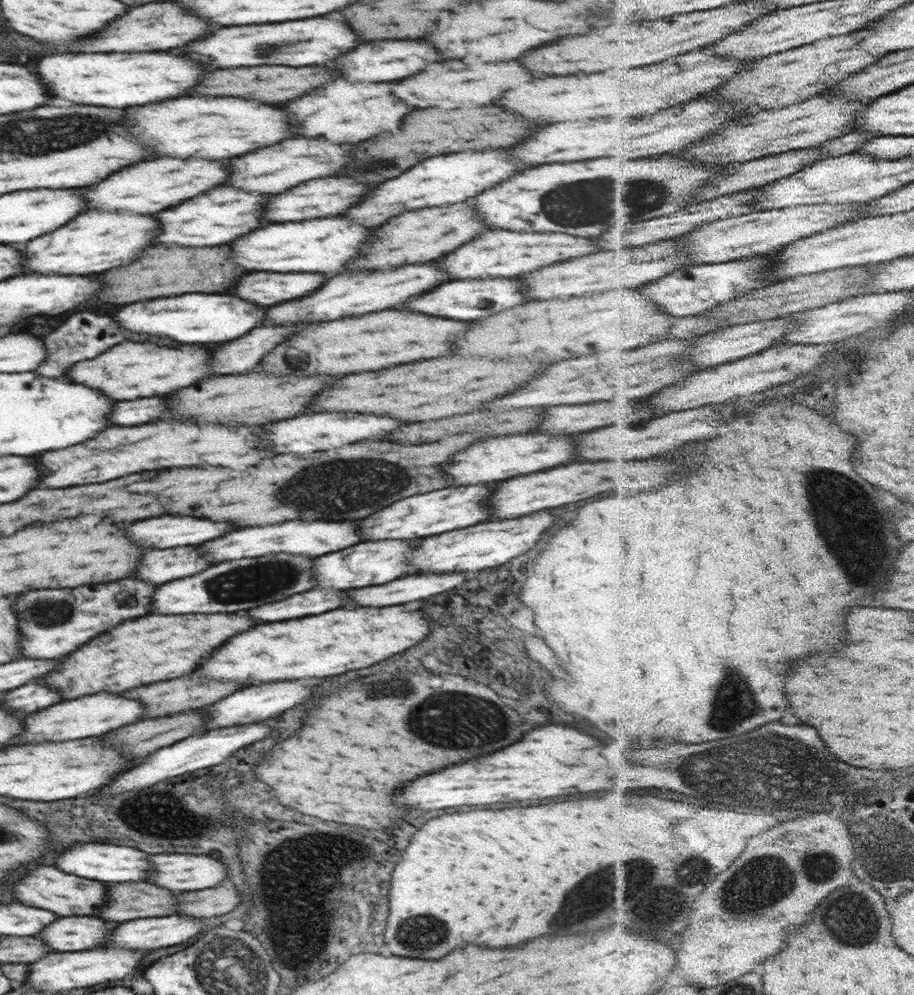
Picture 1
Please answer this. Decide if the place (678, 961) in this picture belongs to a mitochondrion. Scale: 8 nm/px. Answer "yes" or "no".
no

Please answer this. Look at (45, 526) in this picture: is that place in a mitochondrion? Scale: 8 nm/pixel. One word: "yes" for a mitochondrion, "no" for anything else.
no

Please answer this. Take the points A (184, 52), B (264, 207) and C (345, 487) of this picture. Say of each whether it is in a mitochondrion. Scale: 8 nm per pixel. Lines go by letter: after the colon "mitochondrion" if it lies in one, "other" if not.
A: other
B: other
C: mitochondrion

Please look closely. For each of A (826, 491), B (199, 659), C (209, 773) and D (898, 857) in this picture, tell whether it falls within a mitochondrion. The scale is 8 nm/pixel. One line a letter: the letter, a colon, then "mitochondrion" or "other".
A: mitochondrion
B: other
C: other
D: mitochondrion

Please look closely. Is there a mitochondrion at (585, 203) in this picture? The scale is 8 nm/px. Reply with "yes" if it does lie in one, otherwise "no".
yes

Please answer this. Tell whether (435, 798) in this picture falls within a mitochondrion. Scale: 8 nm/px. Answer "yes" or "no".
no

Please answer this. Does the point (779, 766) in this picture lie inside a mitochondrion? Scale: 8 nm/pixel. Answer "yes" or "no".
yes

